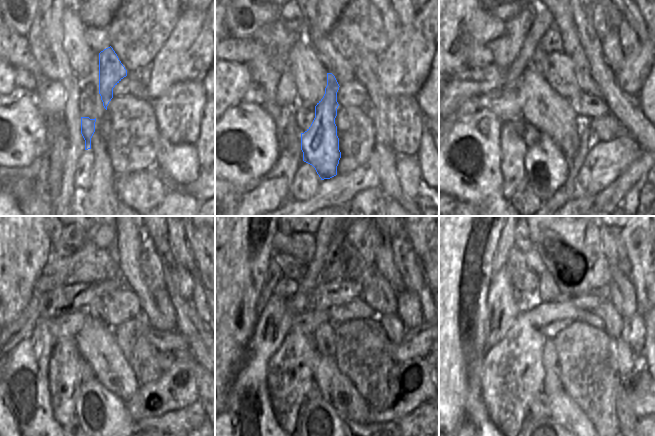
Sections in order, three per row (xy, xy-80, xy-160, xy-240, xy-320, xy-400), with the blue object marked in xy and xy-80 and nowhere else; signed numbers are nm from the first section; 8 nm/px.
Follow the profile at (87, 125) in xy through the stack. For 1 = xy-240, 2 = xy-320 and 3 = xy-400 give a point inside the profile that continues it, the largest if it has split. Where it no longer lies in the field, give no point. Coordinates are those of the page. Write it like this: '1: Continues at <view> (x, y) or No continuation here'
1: Continues at xy-240 (103, 417)
2: Continues at xy-320 (319, 419)
3: Continues at xy-400 (542, 419)

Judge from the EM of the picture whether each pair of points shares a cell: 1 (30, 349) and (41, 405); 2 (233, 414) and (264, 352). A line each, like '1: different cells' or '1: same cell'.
1: same cell
2: same cell

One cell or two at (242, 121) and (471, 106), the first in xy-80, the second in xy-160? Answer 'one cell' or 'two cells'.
two cells

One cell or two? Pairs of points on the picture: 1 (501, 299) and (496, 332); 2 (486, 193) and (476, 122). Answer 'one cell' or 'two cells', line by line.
1: one cell
2: one cell

